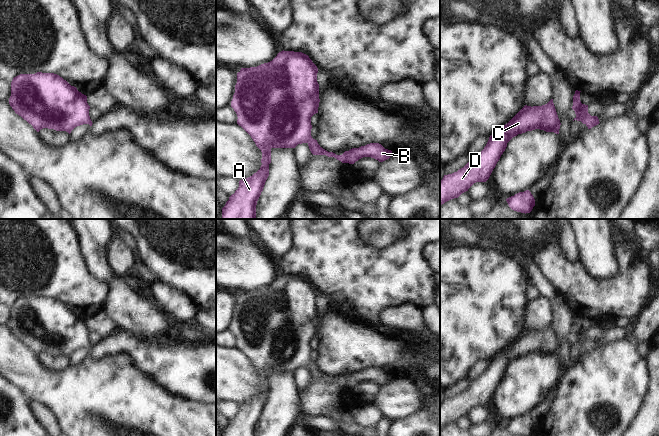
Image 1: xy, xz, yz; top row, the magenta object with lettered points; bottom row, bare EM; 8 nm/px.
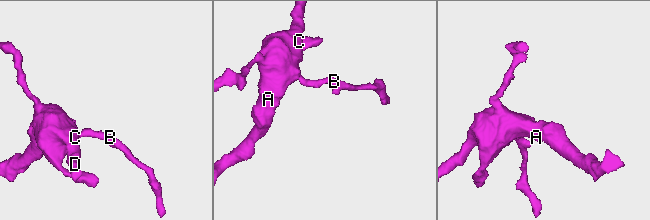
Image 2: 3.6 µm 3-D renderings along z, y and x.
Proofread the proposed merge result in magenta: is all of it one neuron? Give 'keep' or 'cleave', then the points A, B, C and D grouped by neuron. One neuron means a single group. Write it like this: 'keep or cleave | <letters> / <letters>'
keep | A B C D

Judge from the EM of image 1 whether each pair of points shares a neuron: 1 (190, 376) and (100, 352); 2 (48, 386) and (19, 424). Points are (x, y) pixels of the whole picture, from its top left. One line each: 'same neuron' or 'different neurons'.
1: same neuron
2: different neurons

